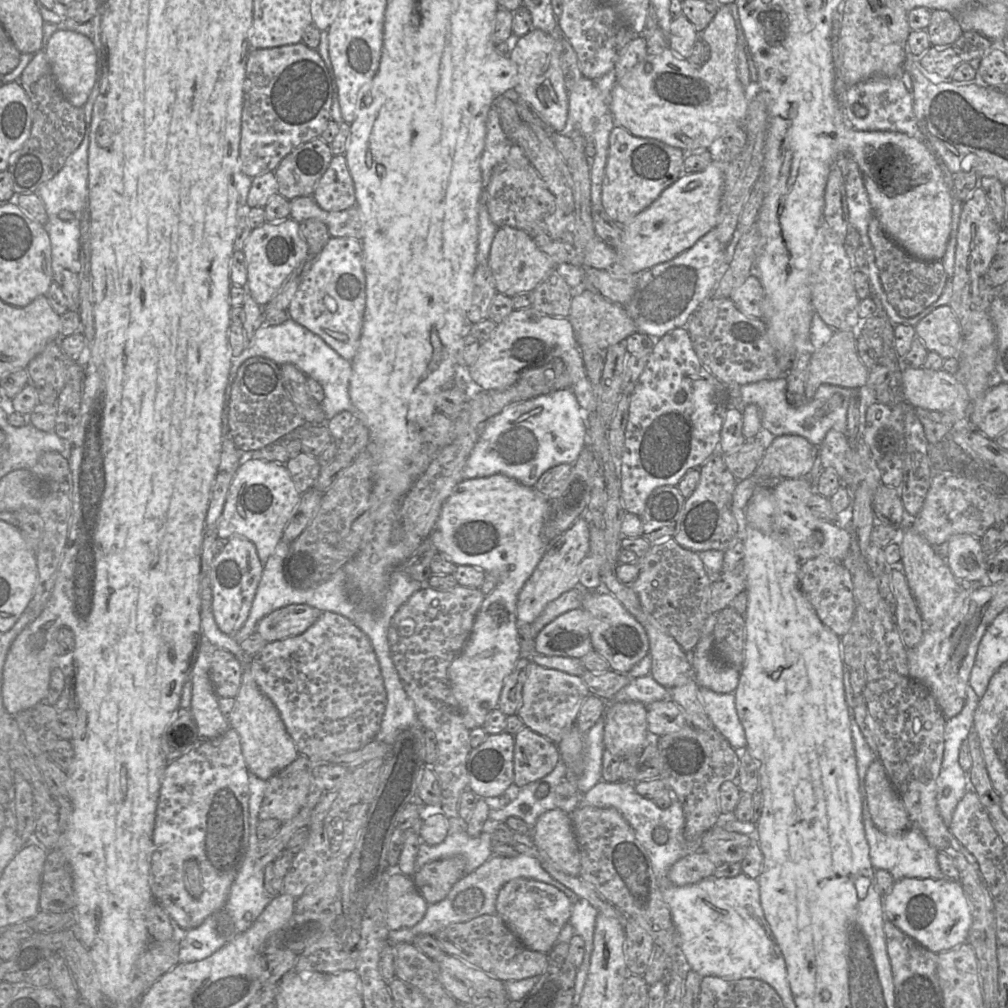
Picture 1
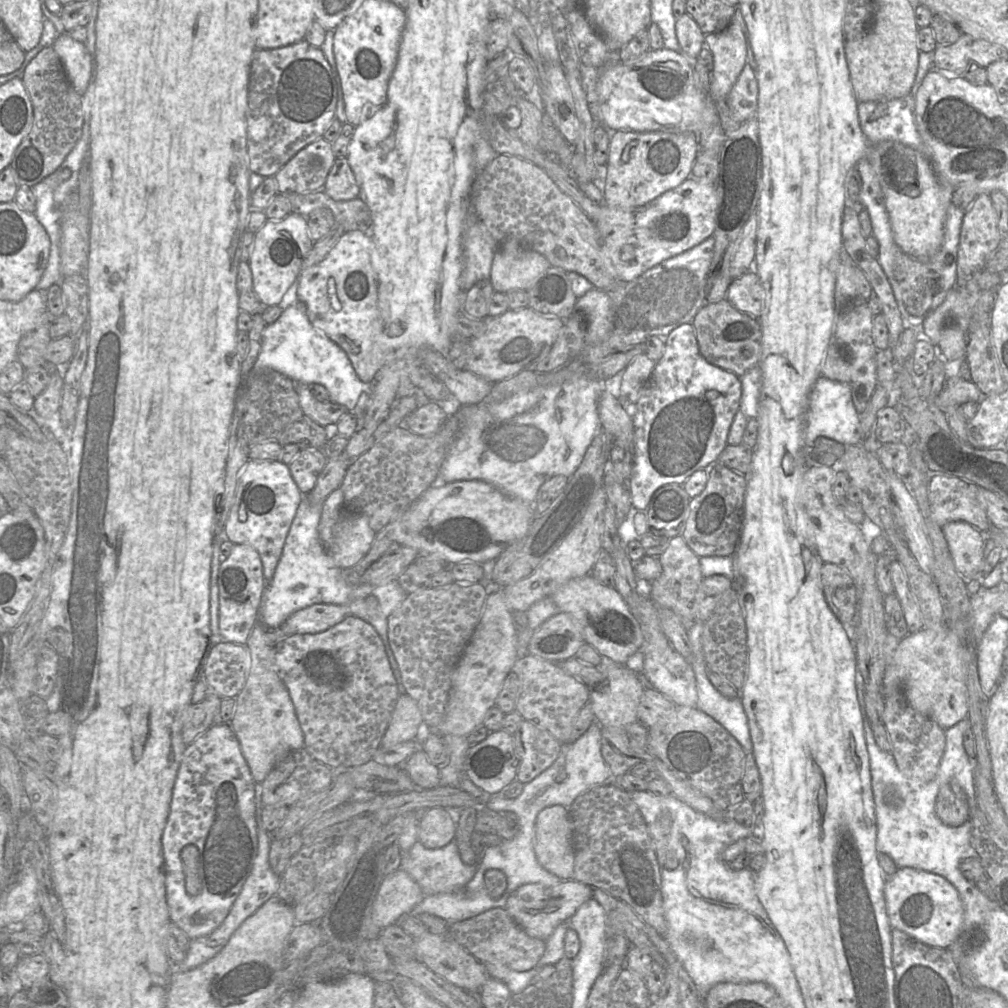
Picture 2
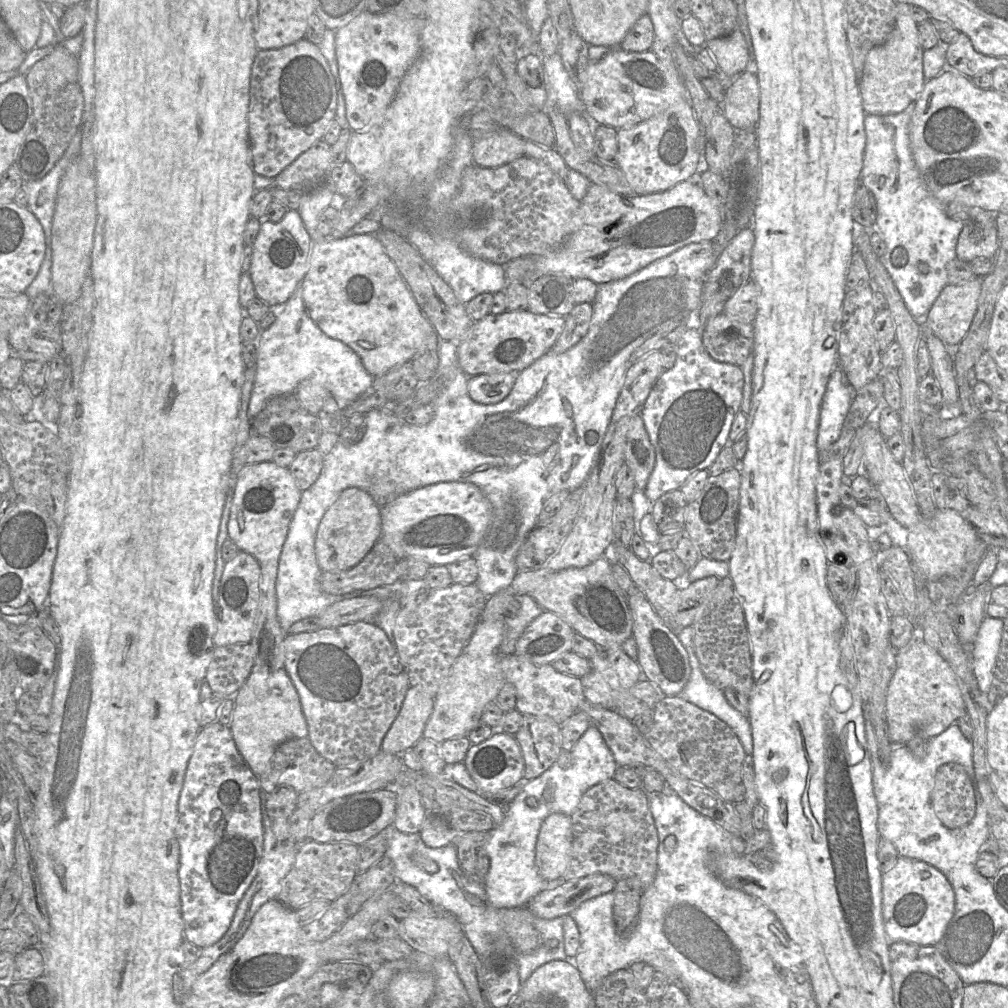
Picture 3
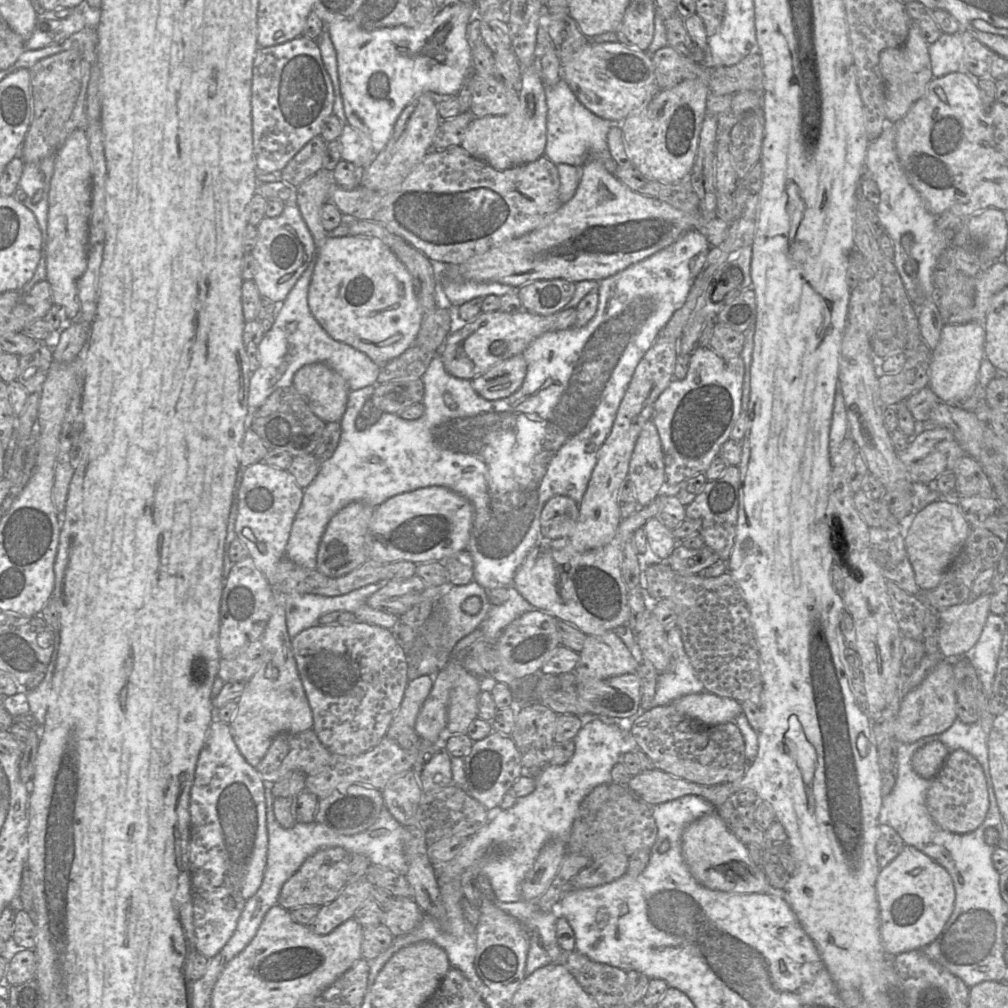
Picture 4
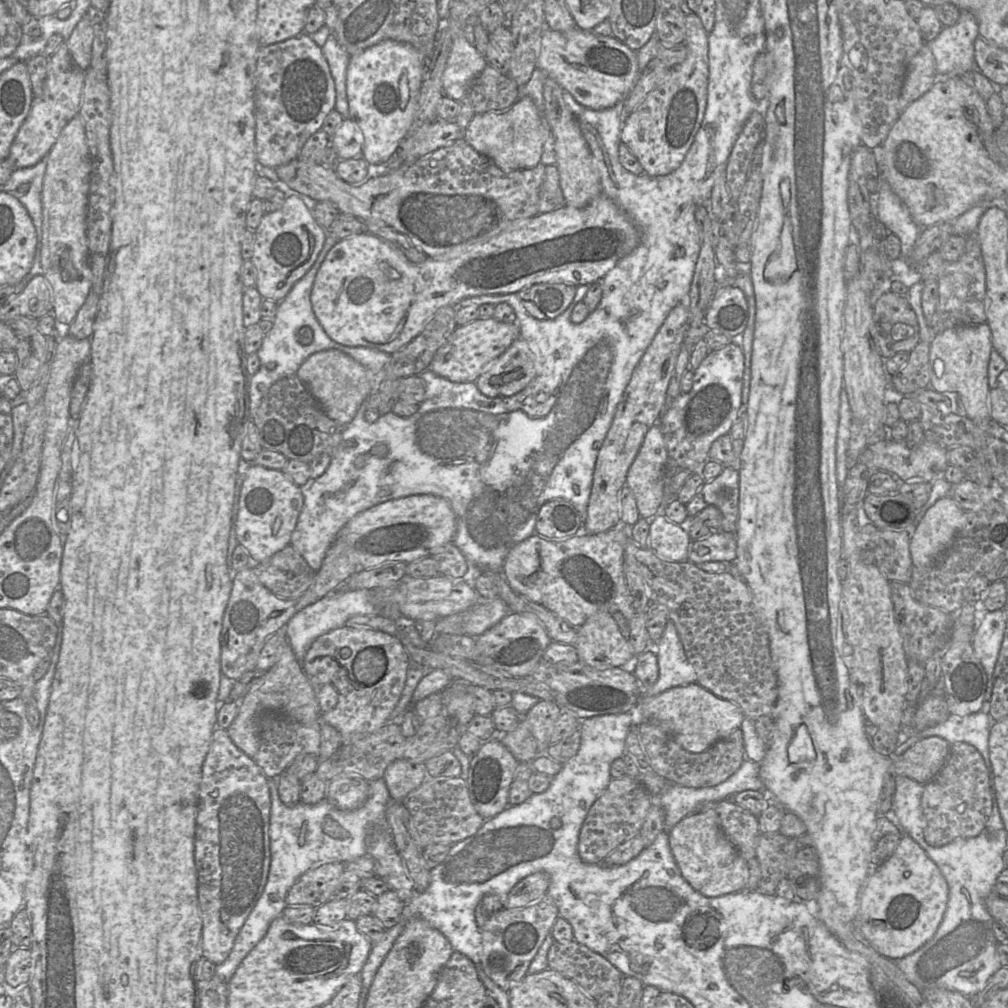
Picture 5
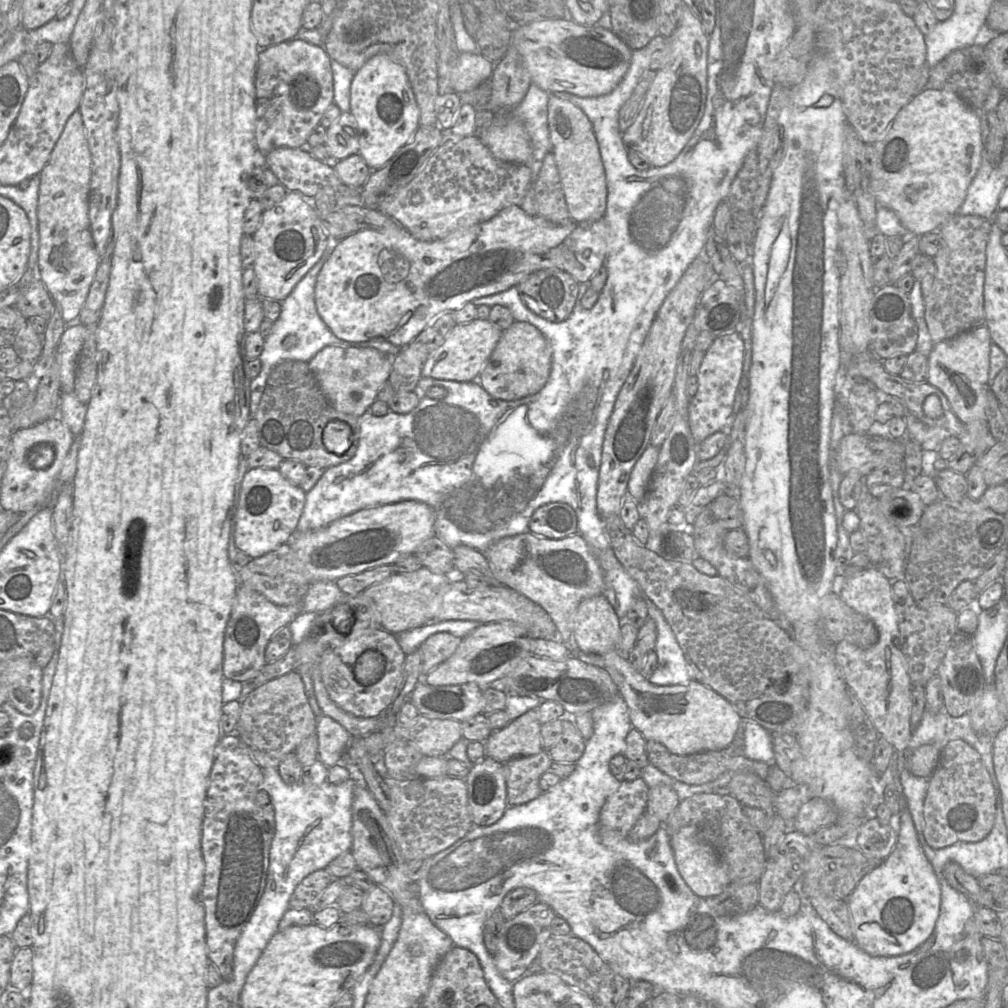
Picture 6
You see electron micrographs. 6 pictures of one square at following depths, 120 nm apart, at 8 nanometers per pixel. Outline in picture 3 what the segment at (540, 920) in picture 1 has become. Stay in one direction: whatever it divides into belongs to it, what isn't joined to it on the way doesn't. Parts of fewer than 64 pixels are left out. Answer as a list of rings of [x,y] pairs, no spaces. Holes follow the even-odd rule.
[[[600,873],[566,881],[554,889],[534,896],[526,908],[541,919],[564,917],[570,915],[583,902],[612,892],[616,883],[612,877]]]

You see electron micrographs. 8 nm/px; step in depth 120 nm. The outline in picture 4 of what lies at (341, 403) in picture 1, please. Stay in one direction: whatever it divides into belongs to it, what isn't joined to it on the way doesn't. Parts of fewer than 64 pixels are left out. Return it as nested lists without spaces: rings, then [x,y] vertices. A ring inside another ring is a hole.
[[[316,248],[316,256],[313,258],[313,260],[311,261],[311,263],[309,264],[307,269],[304,271],[304,273],[301,275],[301,277],[298,279],[298,281],[296,282],[296,284],[294,285],[294,287],[288,294],[287,298],[283,301],[282,308],[276,314],[276,319],[275,319],[273,326],[271,327],[271,329],[268,332],[264,333],[264,336],[258,345],[260,365],[259,365],[259,368],[256,371],[251,372],[251,375],[250,375],[250,386],[249,386],[249,393],[248,393],[248,420],[250,420],[250,416],[253,416],[257,412],[257,410],[261,407],[261,405],[265,402],[265,400],[275,390],[293,385],[294,375],[301,367],[303,367],[304,365],[307,365],[307,364],[311,364],[311,363],[315,363],[315,362],[321,362],[321,363],[327,364],[328,366],[330,366],[333,370],[335,370],[337,373],[339,373],[346,380],[350,391],[356,391],[358,389],[361,389],[361,388],[364,388],[367,386],[376,386],[376,384],[377,384],[377,377],[380,373],[381,366],[374,363],[365,353],[355,349],[354,347],[352,347],[346,343],[343,343],[343,342],[333,339],[321,327],[321,325],[317,322],[317,320],[314,318],[314,316],[312,315],[312,313],[310,311],[309,304],[308,304],[308,292],[309,292],[310,282],[311,282],[311,279],[313,276],[316,260],[317,260],[317,248]]]

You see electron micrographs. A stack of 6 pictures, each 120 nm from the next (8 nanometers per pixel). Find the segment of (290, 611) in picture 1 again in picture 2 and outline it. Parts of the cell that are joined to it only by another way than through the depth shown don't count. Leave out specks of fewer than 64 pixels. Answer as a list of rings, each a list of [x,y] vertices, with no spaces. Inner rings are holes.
[[[313,604],[294,612],[281,625],[287,635],[325,631],[343,621],[350,613],[346,605]]]

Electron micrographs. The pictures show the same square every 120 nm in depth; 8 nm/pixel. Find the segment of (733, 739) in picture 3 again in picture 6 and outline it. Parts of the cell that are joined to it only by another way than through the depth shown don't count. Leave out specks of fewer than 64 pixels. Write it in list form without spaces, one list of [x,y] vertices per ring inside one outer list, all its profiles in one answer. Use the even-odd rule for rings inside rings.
[[[647,740],[645,748],[650,764],[668,776],[690,785],[715,780],[727,770],[730,759],[736,756],[733,741],[722,750],[689,755],[673,754],[664,745],[653,740]]]

